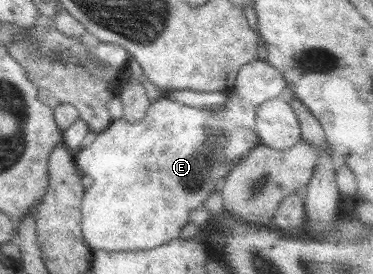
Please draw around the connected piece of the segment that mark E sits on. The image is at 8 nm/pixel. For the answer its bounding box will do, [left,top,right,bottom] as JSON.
[74,59,287,251]

